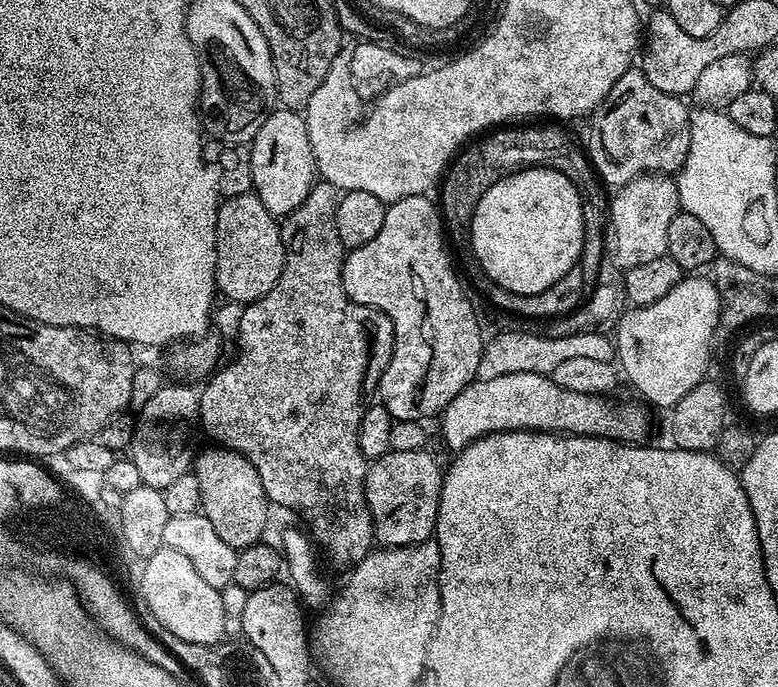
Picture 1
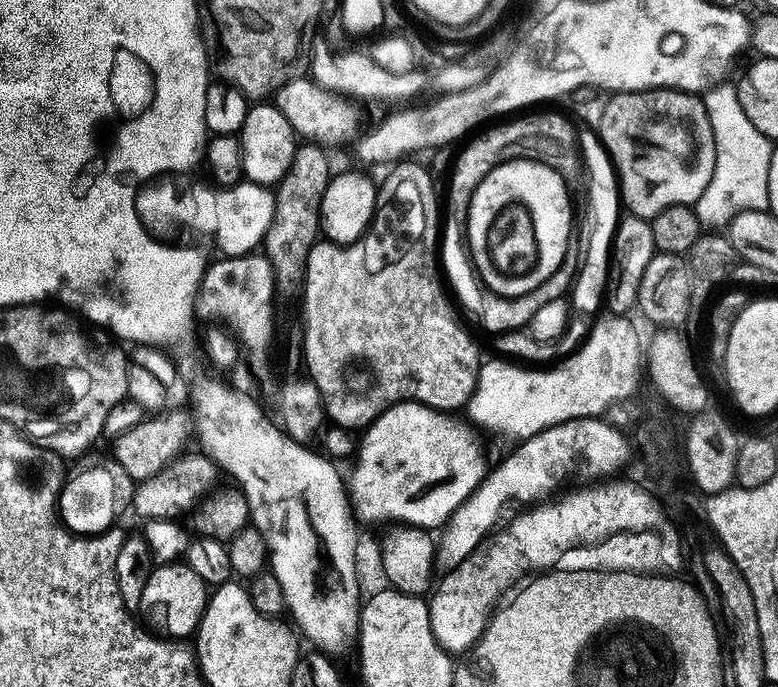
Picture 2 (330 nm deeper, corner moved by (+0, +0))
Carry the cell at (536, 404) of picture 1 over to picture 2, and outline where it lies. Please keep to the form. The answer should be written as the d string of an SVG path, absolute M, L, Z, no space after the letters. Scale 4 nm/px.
M406 400L403 404L387 408L363 429L361 436L364 437L361 440L359 437L358 451L354 456L356 465L352 468L352 480L350 476L350 503L363 523L364 520L368 524L396 520L392 522L425 530L436 530L447 524L452 512L458 510L461 502L472 495L486 475L484 456L468 430L469 425L463 419L460 421L456 418L438 408L427 408L425 404Z

